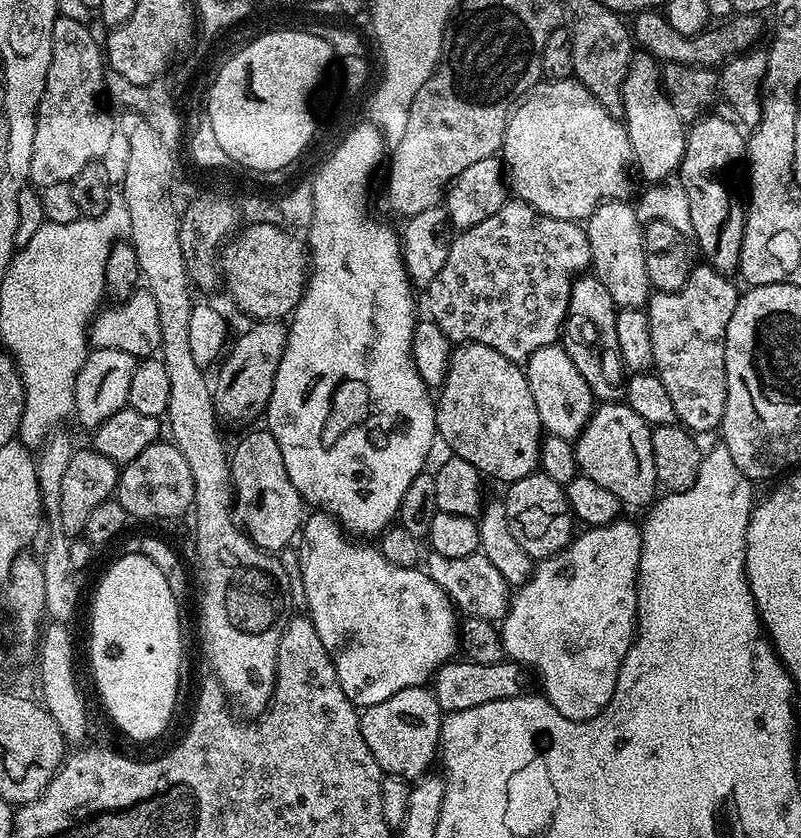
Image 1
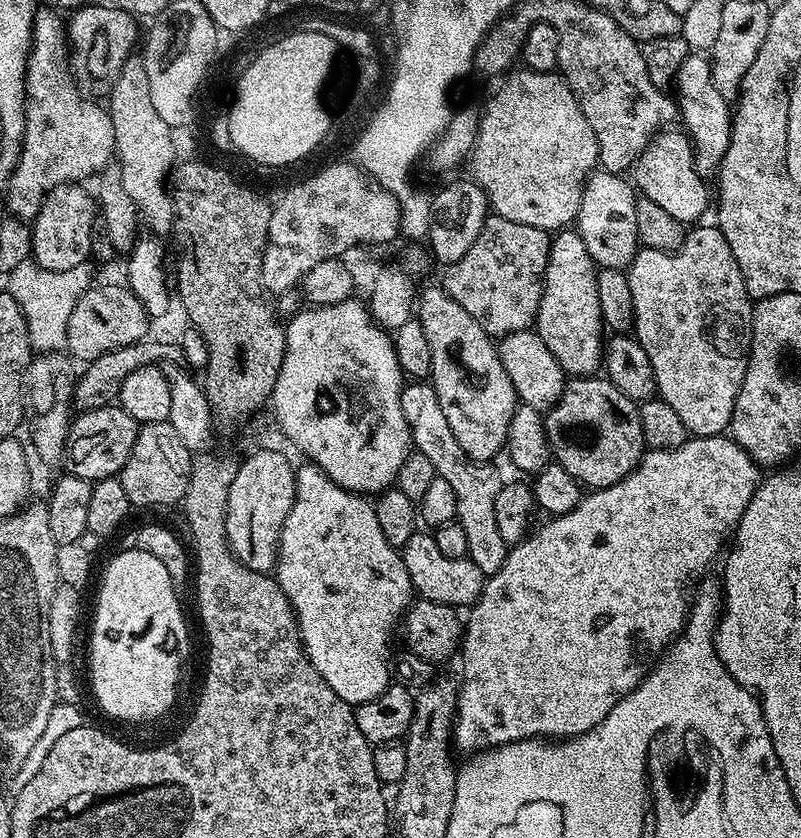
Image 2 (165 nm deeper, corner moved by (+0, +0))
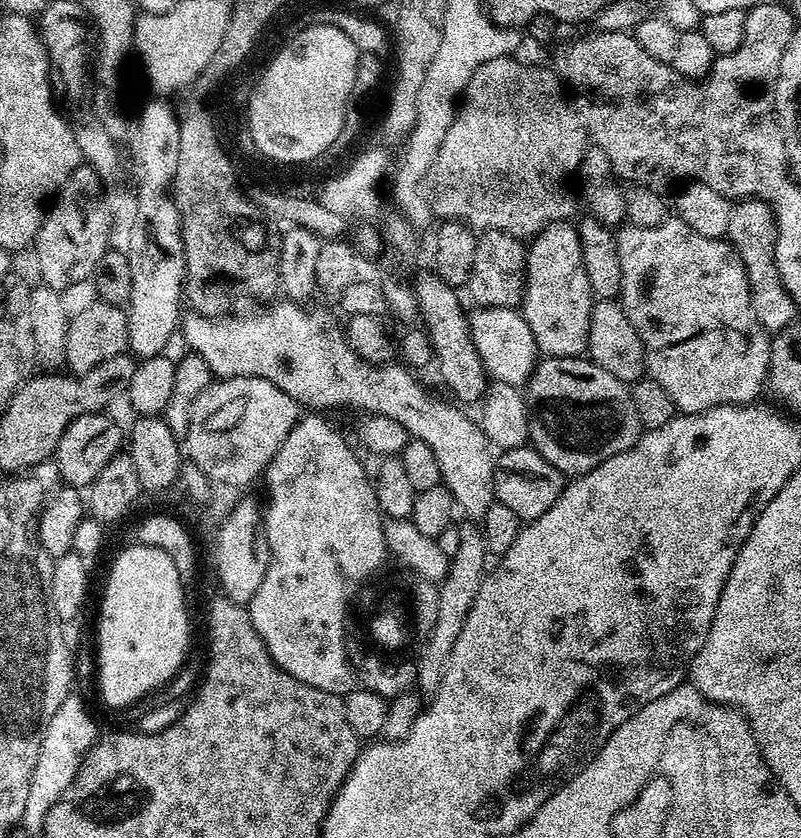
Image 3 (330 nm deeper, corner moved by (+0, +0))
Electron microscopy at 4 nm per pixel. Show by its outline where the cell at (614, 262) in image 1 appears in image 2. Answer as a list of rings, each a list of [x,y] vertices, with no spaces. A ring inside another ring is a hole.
[[[596,170],[584,181],[584,192],[580,195],[580,209],[574,221],[575,231],[580,233],[582,242],[586,242],[586,250],[590,250],[590,258],[600,268],[622,268],[627,269],[628,265],[637,254],[640,244],[638,234],[638,221],[634,218],[634,210],[638,199],[633,185],[624,181],[623,175]]]

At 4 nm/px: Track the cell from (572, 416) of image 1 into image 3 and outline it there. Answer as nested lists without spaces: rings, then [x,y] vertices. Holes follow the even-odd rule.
[[[477,307],[475,311],[468,317],[468,329],[474,350],[478,350],[478,358],[482,358],[482,366],[489,377],[515,388],[527,385],[538,363],[538,353],[534,334],[530,334],[530,326],[523,315],[516,308]]]

